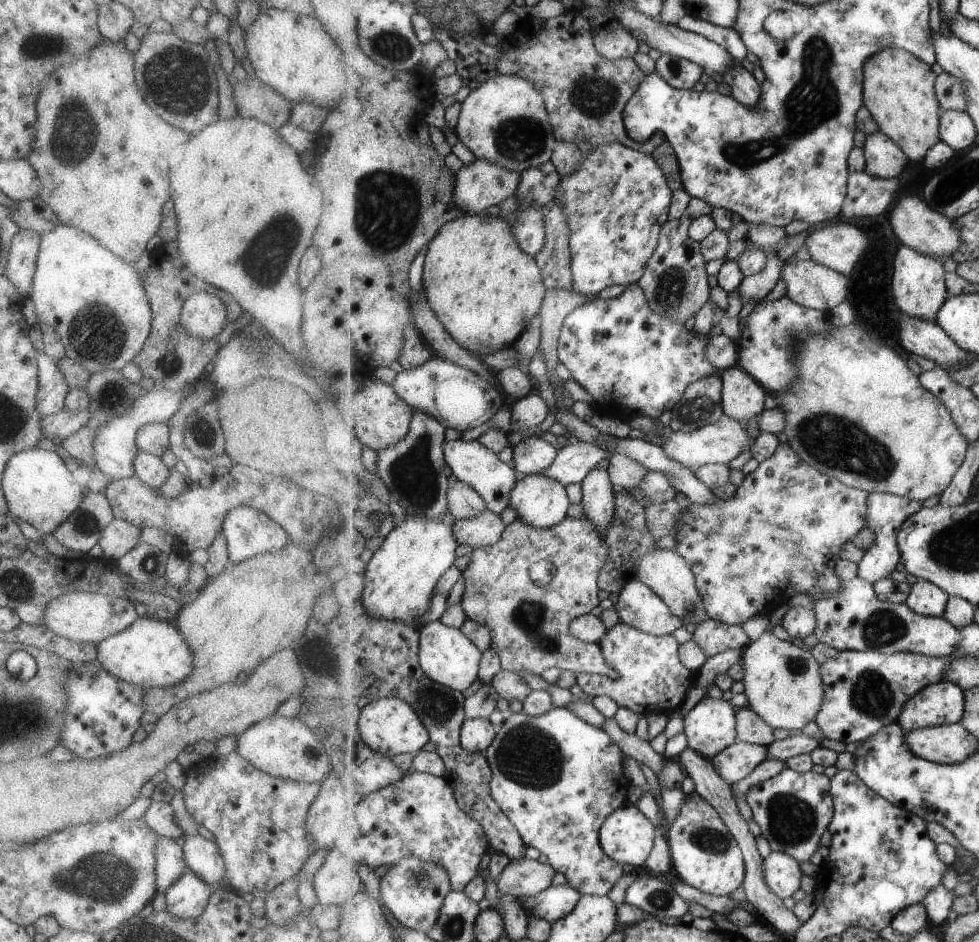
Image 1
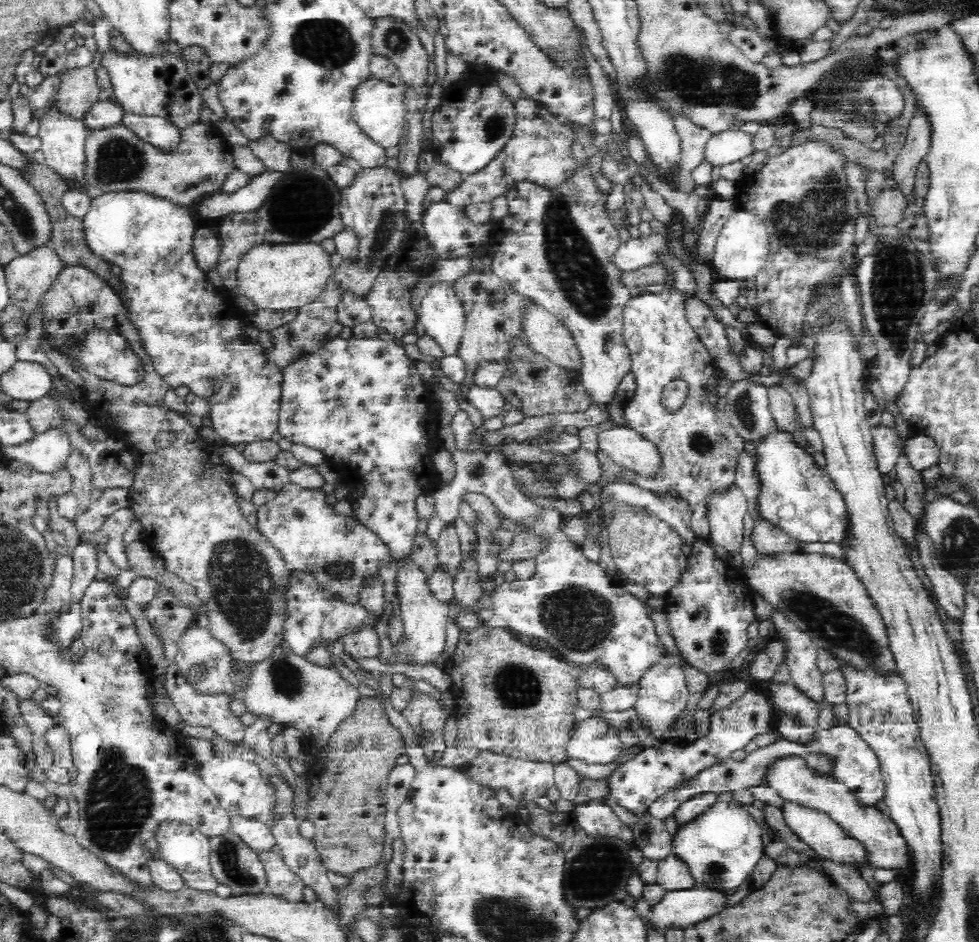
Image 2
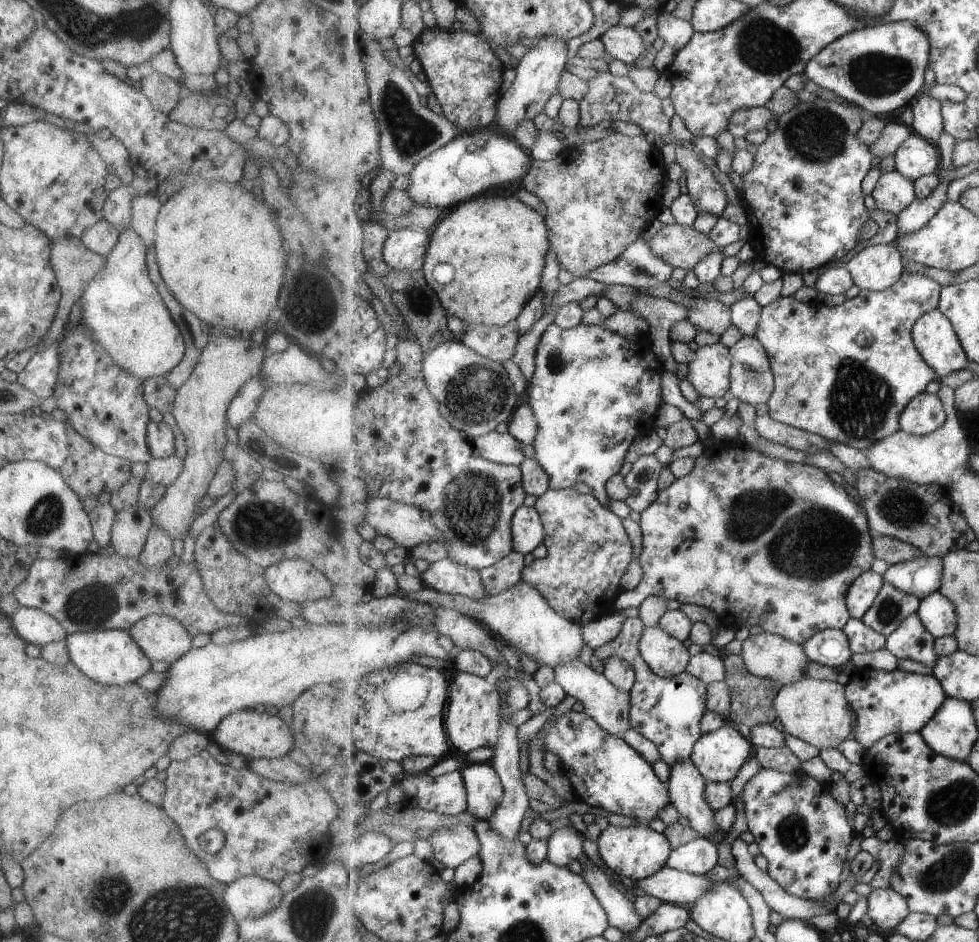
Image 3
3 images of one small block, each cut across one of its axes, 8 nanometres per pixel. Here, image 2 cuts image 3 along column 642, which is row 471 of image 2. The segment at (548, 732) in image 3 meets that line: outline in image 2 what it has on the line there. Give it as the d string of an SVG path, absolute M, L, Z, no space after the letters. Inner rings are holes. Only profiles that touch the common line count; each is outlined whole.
M777 425L770 434L763 435L754 448L756 475L759 480L755 508L760 519L772 523L772 527L786 532L798 542L834 542L841 545L846 540L847 514L842 495L836 490L826 470L815 464L814 458L794 442L794 435Z

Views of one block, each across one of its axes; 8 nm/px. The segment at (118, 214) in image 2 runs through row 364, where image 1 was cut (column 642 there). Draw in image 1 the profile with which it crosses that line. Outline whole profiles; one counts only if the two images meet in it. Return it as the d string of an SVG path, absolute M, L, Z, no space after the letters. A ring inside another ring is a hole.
M621 143L594 147L582 167L573 176L561 181L557 198L563 199L566 204L565 212L570 224L574 291L589 296L599 294L607 286L622 284L628 287L639 283L660 243L663 226L670 220L673 193L664 170L653 155Z

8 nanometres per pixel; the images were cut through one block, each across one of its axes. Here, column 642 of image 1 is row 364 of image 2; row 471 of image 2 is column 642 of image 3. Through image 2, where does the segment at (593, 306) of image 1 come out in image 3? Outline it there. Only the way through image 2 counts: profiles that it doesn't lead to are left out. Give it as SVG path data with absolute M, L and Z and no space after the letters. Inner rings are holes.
M600 322L597 326L585 326L579 324L573 329L565 329L554 323L543 336L536 357L536 372L534 378L530 381L530 386L526 392L524 399L534 411L538 422L538 434L533 443L536 449L536 460L544 467L544 470L551 478L551 489L567 489L575 486L577 483L585 483L592 488L592 494L605 506L610 506L610 497L606 490L610 479L619 473L623 468L623 464L627 461L628 453L638 437L645 434L652 434L655 428L655 419L657 410L663 404L663 386L661 386L661 378L665 372L664 363L658 358L658 355L652 350L650 343L643 339L625 338L610 327L609 323Z

